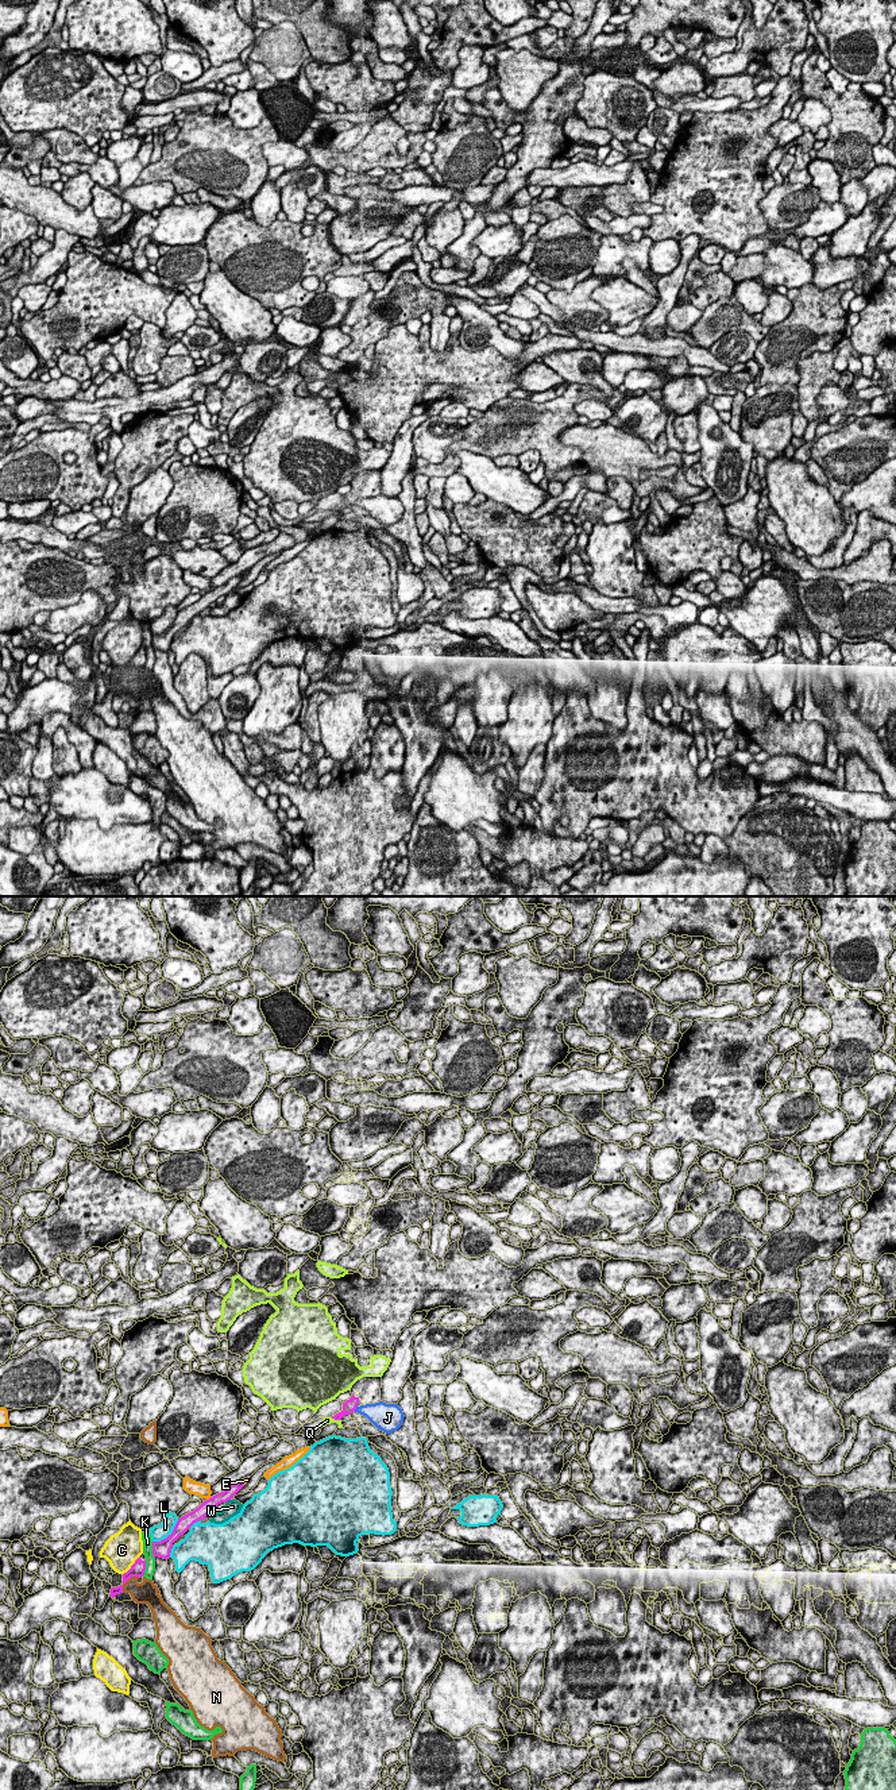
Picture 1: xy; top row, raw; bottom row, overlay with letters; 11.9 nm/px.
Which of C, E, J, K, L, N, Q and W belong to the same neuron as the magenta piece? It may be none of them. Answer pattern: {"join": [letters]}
{"join": []}

